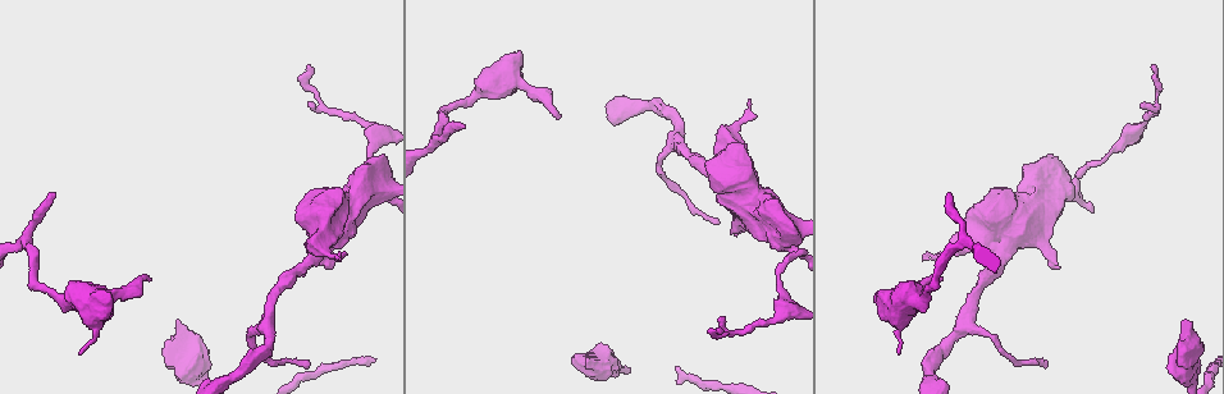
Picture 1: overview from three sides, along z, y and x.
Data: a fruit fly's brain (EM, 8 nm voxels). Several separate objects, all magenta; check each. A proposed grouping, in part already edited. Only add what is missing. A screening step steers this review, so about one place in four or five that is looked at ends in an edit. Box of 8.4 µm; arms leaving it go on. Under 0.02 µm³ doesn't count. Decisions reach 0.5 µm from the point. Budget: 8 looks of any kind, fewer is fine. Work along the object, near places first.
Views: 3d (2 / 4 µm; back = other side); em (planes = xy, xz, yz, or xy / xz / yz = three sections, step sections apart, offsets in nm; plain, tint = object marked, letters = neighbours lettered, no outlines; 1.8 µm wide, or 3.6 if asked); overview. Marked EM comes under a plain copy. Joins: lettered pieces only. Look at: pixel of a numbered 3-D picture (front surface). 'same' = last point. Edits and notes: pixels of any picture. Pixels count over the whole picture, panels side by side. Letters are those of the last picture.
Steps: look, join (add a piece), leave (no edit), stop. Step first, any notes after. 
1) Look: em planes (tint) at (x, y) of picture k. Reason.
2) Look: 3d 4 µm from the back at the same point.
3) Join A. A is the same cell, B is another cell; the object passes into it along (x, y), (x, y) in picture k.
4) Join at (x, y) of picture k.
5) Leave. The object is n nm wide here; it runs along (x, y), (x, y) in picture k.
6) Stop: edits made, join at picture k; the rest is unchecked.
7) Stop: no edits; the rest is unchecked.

Look: 3d 2 µm at (53, 192) of picture 1. Free end.

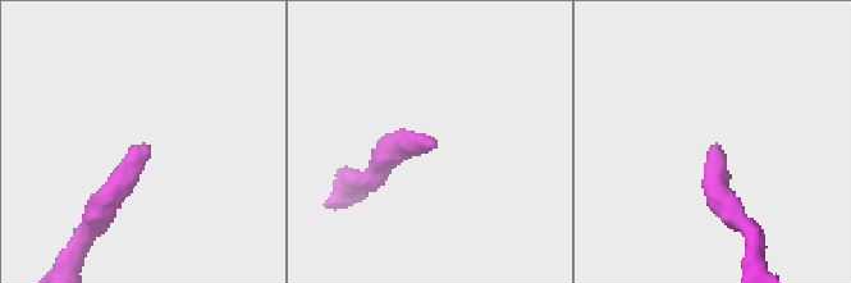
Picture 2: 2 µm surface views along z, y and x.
Look: em xy step 16 (tint) at (434, 148) of picture 2.

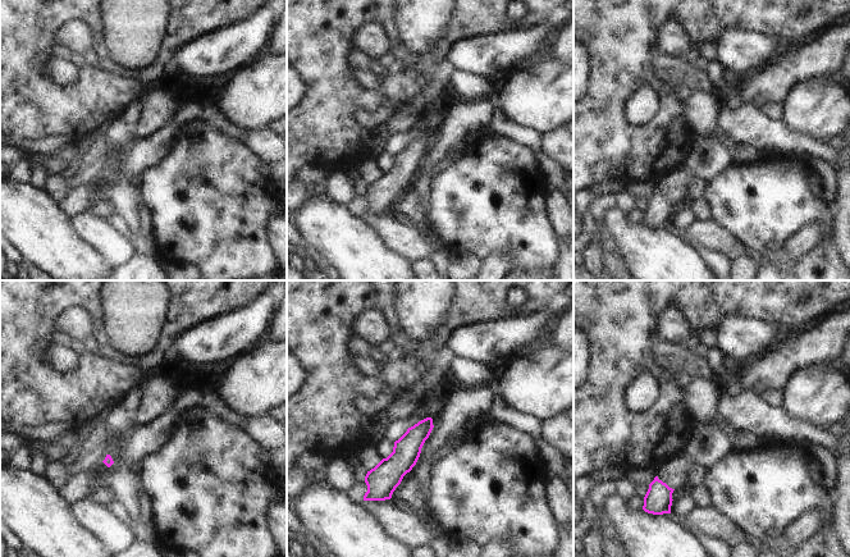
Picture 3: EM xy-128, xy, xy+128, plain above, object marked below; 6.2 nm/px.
Look: em planes (letters) at the same point.

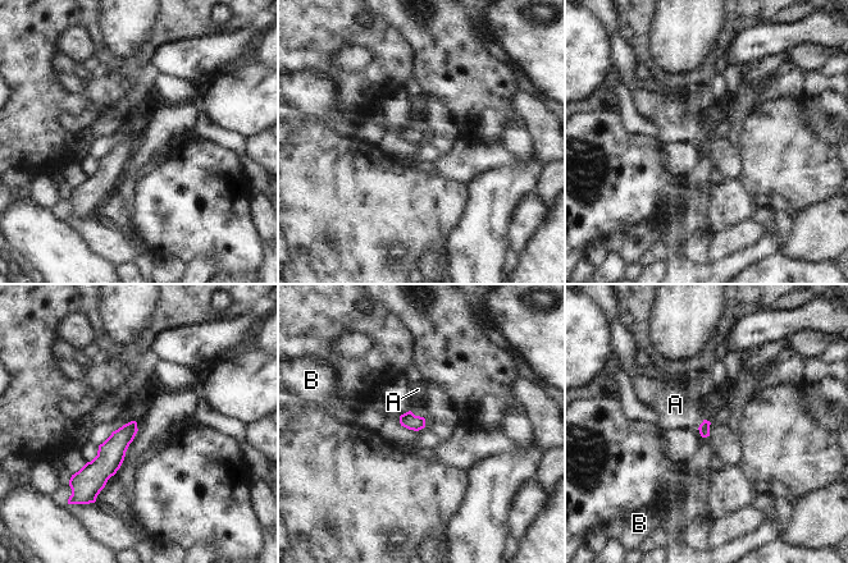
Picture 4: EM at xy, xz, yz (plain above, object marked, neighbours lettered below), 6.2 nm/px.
Join A. A is the same cell, B is another cell; the object passes into it along (409, 420), (414, 415), (418, 389) in picture 4; the neuron continues.

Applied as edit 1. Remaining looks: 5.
Look: 3d 4 µm at (557, 118) of picture 1. Free end.

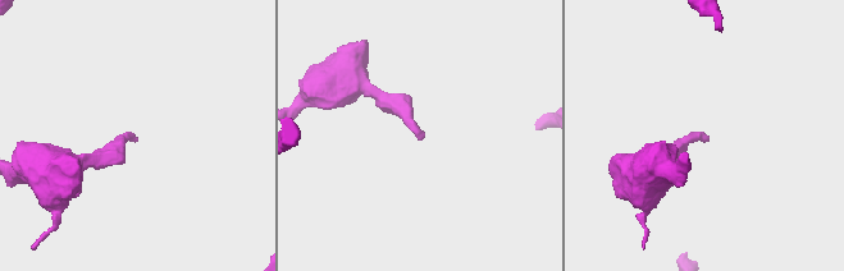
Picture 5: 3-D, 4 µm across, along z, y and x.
Look: em planes (letters) at (705, 140) of picture 5.

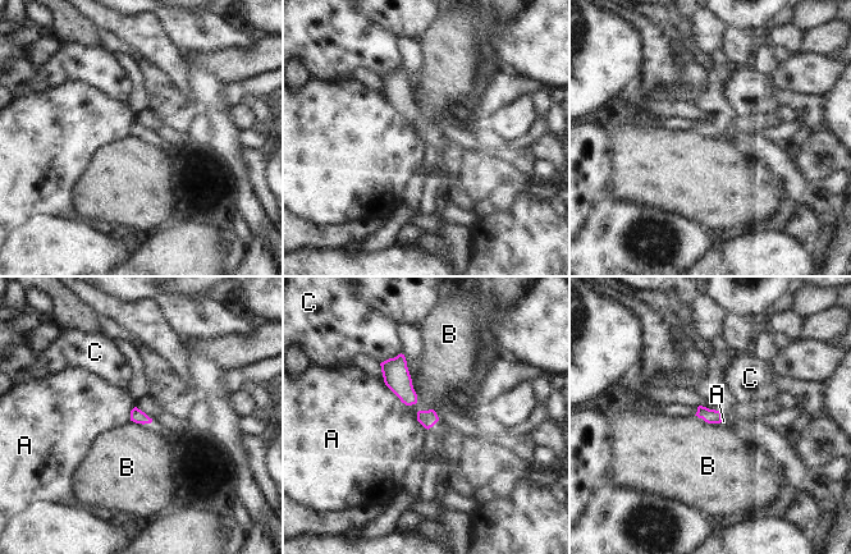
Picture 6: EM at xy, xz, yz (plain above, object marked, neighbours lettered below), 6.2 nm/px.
Leave. A, B and C are other cells; a border runs along (411, 380), (416, 402), (406, 406) in picture 6; none of them fits.

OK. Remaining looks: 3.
Look: em planes (letters) at (340, 258) of picture 1. Thin end.

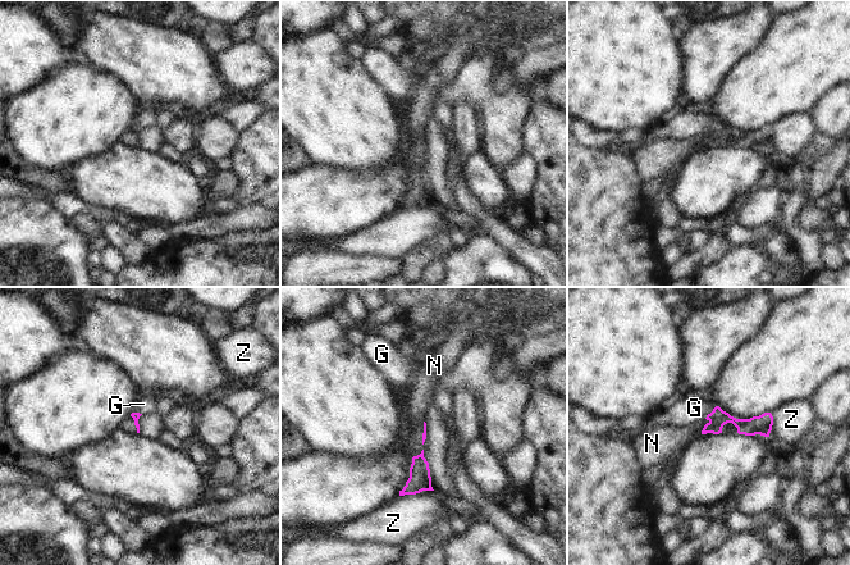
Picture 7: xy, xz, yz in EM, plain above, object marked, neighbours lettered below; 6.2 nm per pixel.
Join N. The longest contact is with Z, 220 nm; N is the same cell, G and Z are other cells; the object passes into it along (136, 415), (135, 424), (128, 423) in picture 7; the neuron continues.

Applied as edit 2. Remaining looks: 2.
Stop: edits made, join at picture 4, join at picture 7; the rest is unchecked.

